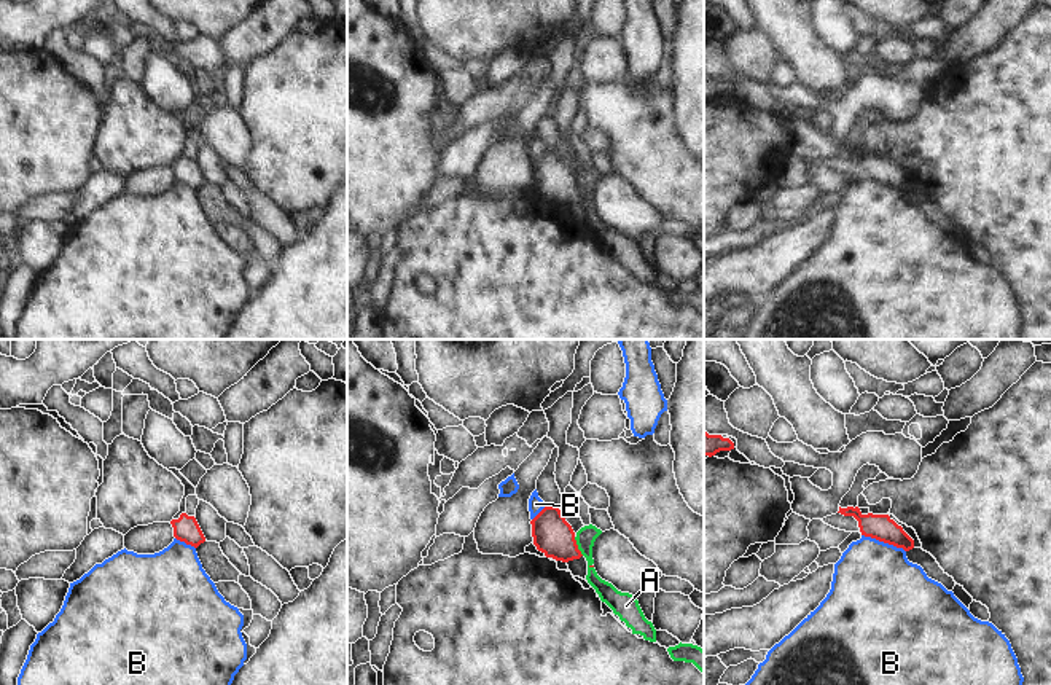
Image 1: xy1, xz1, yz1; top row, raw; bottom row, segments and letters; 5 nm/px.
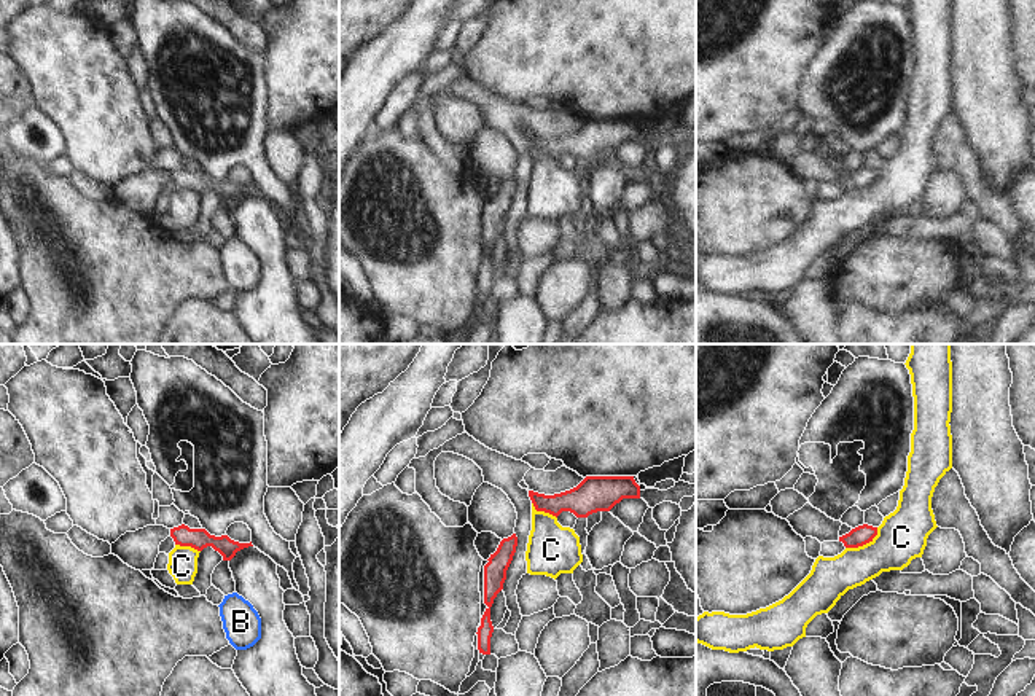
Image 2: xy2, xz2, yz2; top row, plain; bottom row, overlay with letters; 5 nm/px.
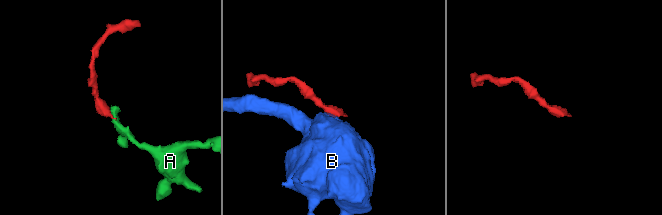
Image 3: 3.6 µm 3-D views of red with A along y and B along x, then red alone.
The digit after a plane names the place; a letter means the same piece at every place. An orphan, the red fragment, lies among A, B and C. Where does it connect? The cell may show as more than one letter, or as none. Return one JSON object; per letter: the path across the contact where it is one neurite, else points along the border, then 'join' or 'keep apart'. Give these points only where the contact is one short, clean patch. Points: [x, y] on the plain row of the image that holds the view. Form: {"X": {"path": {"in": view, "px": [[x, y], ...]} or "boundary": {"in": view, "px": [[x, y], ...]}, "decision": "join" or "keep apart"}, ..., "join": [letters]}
{"A": {"path": {"in": "xz1", "px": [[553, 179], [566, 190], [577, 190], [586, 179]]}, "decision": "join"}, "B": {"boundary": {"in": "yz1", "px": [[862, 177], [900, 190], [905, 195]]}, "decision": "keep apart"}, "C": {"boundary": {"in": "yz2", "px": [[878, 171], [878, 175], [868, 185], [846, 191]]}, "decision": "keep apart"}, "join": ["A"]}

